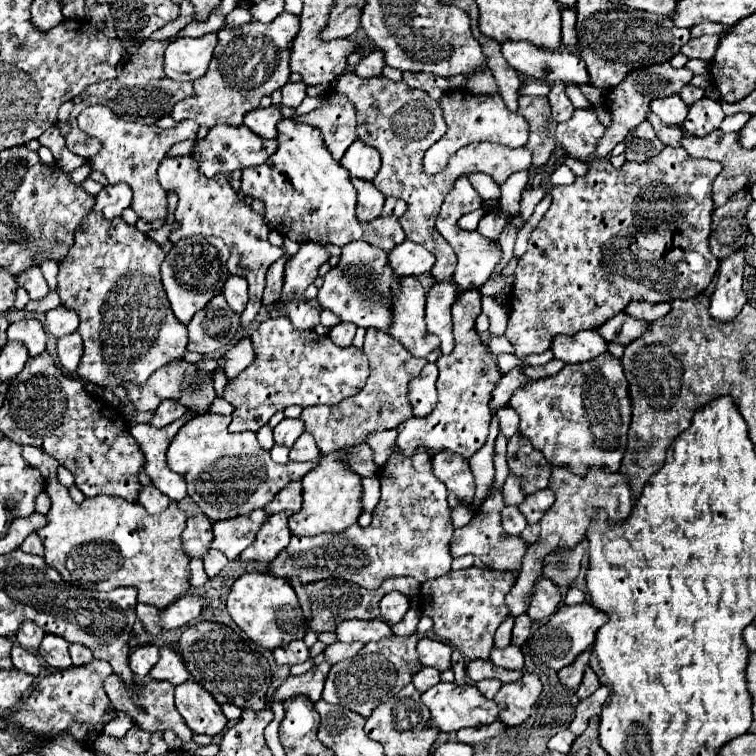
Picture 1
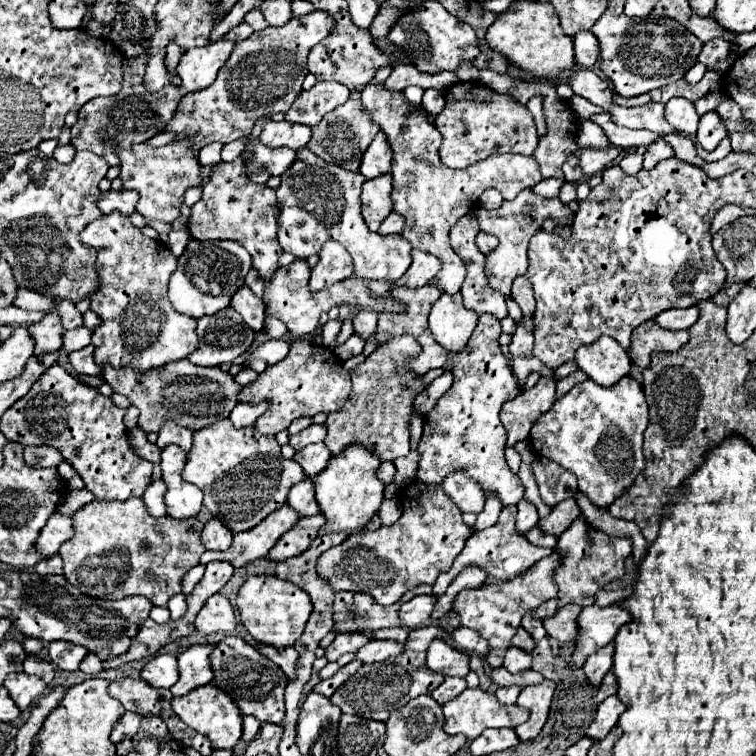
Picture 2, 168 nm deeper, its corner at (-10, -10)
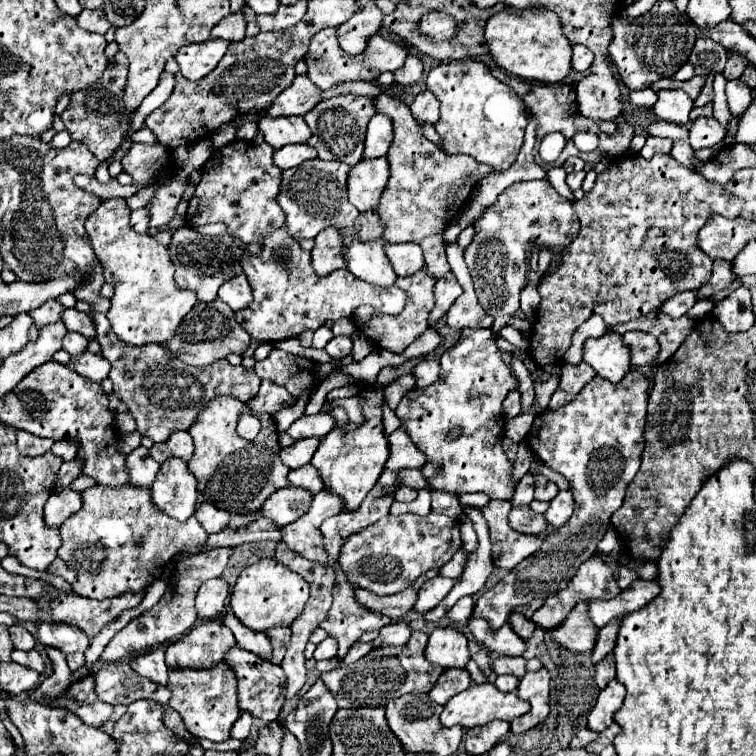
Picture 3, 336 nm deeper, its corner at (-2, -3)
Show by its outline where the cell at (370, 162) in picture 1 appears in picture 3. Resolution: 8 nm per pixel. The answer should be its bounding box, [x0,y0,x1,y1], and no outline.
[364,113,392,159]

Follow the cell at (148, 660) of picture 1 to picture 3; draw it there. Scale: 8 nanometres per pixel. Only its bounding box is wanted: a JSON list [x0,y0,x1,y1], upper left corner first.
[130,649,168,685]

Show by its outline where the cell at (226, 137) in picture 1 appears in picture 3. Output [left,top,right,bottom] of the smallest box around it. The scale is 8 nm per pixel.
[272,143,316,169]

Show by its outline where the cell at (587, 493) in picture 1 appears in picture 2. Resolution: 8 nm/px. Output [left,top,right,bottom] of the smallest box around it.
[534,516,632,620]

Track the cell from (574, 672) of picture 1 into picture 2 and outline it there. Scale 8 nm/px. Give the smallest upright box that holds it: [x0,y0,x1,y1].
[584,640,614,686]

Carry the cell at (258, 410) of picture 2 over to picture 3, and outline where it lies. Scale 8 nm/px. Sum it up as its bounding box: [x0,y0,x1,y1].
[246,381,286,415]

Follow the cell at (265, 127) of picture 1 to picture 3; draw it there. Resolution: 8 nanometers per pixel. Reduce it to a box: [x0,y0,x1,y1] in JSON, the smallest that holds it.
[258,115,312,149]

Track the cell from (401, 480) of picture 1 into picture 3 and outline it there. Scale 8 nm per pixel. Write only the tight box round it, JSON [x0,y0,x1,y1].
[338,509,460,595]

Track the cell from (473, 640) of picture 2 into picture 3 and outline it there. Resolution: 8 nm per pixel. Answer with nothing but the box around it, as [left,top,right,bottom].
[468,619,526,657]

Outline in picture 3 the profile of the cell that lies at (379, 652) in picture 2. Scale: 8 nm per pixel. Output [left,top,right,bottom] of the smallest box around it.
[372,623,410,647]

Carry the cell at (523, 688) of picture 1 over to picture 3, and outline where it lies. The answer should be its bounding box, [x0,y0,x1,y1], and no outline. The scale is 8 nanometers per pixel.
[510,667,550,735]

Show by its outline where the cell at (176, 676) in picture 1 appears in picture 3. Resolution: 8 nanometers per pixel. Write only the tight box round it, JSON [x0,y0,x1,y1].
[166,623,234,669]

